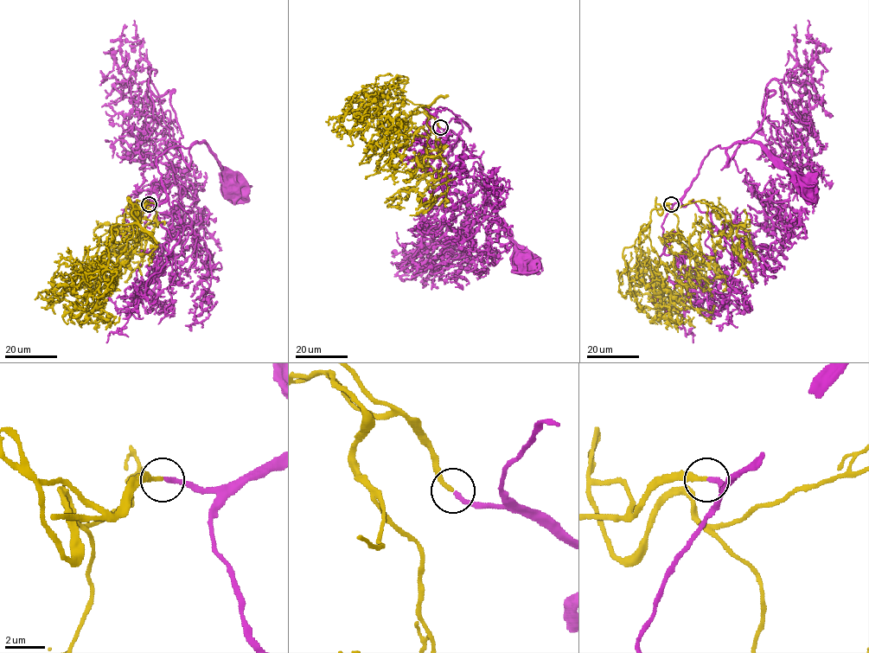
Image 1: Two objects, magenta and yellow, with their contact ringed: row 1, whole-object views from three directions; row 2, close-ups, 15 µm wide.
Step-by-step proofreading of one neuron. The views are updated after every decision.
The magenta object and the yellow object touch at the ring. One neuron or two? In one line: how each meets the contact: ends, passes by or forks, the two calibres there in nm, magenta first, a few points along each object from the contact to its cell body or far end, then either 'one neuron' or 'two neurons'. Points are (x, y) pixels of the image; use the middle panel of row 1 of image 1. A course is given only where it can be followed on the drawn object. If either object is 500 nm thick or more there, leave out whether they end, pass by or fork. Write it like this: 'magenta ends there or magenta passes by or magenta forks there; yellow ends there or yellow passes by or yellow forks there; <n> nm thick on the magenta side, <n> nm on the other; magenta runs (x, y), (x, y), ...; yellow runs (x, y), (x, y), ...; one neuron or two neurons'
magenta ends there; yellow ends there; 240 nm thick on the magenta side, 220 nm on the other; magenta runs (440, 127), (452, 130), (457, 137), (447, 160), (479, 182), (510, 240), (527, 260), (521, 260); yellow runs (440, 127), (424, 105), (396, 126), (391, 126), (399, 121), (380, 116), (378, 107), (371, 110); one neuron

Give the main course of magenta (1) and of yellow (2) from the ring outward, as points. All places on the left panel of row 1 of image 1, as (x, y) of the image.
1: (149, 204), (167, 199), (156, 159), (177, 145), (188, 148), (204, 142), (237, 181), (230, 182)
2: (149, 204), (131, 211), (132, 236), (107, 264), (120, 265), (99, 306), (107, 318), (88, 312), (79, 323)

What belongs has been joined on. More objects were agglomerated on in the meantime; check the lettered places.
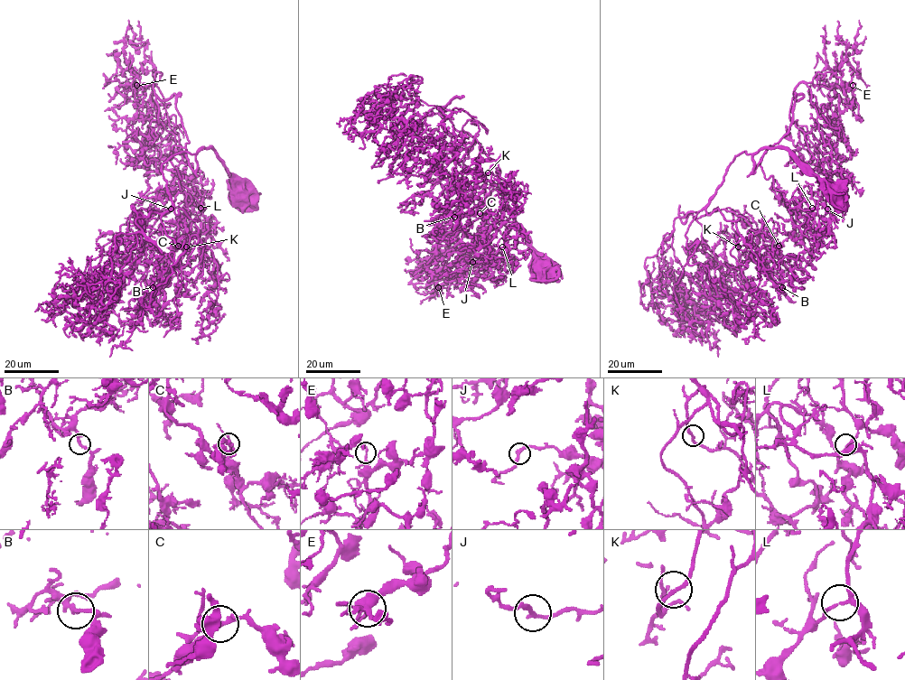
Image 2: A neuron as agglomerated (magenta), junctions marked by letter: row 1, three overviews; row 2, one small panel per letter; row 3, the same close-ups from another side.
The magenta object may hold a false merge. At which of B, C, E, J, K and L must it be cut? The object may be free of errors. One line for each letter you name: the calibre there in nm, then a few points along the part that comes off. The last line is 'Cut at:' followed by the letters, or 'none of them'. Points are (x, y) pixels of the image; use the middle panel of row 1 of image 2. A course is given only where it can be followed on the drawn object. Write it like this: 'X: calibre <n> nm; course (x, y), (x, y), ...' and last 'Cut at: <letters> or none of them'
Cut at: none of them

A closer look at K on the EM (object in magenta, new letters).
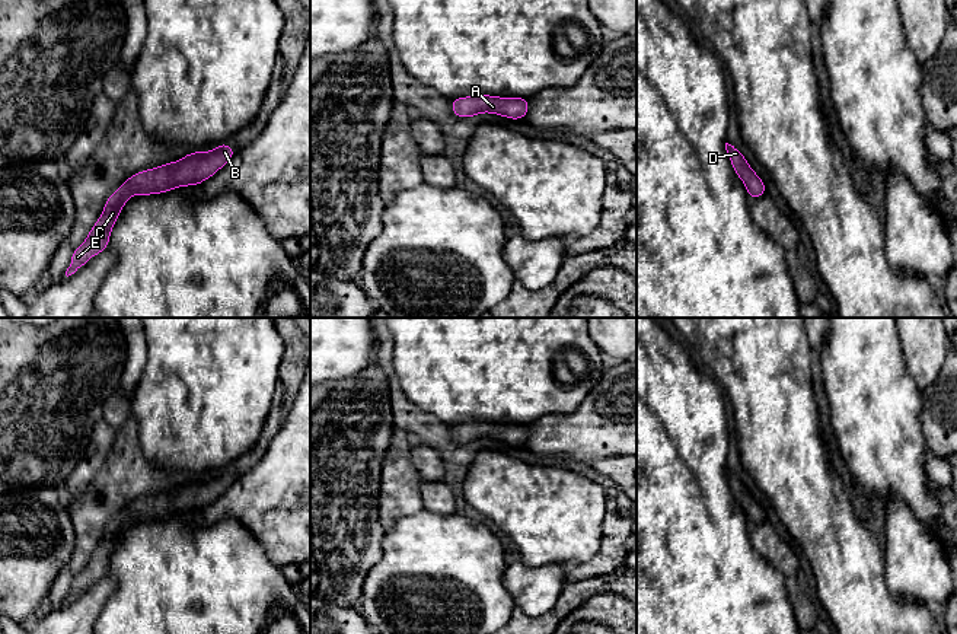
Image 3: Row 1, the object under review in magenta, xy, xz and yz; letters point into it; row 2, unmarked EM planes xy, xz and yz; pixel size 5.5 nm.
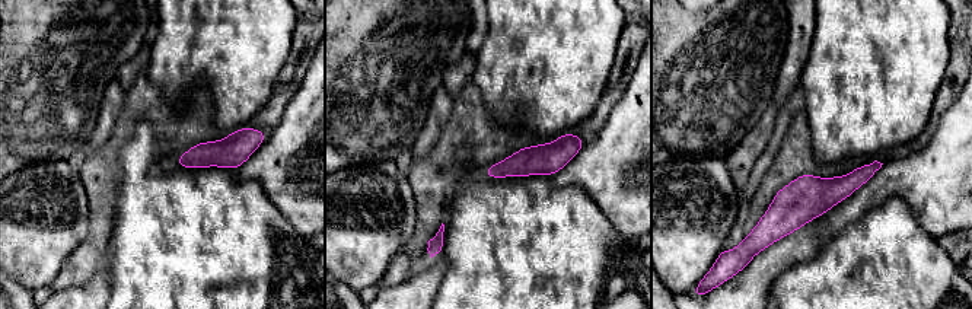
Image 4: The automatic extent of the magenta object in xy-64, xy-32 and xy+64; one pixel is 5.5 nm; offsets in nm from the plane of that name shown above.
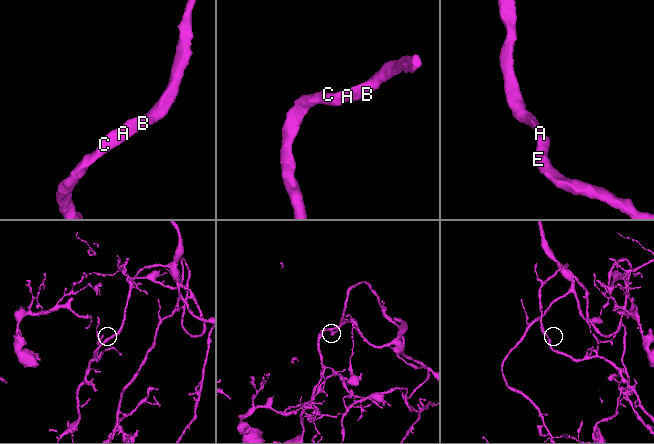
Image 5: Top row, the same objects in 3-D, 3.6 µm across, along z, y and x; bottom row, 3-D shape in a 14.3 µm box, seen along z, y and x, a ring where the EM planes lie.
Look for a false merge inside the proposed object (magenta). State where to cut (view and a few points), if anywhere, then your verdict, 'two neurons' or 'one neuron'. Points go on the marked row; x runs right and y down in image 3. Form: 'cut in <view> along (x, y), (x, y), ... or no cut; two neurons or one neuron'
no cut; one neuron

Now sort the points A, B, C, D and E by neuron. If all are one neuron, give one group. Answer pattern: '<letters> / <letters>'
A B C D E

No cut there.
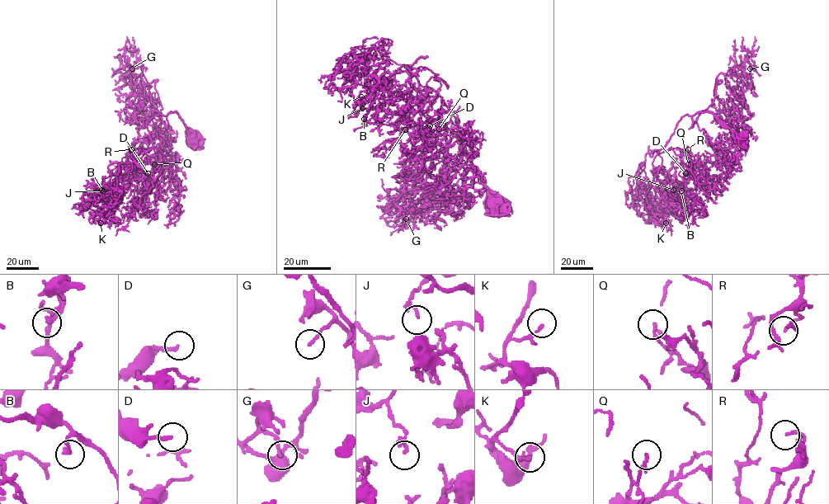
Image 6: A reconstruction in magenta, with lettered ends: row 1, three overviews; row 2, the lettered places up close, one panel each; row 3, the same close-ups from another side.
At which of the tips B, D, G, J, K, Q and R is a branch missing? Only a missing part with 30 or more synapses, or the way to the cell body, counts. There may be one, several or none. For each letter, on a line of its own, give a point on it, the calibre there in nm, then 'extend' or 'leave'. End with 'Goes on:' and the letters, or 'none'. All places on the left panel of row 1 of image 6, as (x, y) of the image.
B: (103, 190) | 240 nm | leave
D: (148, 173) | 170 nm | leave
G: (132, 68) | 130 nm | leave
J: (101, 190) | 150 nm | leave
K: (101, 223) | 110 nm | leave
Q: (154, 164) | 140 nm | leave
R: (131, 149) | 130 nm | leave
Goes on: none

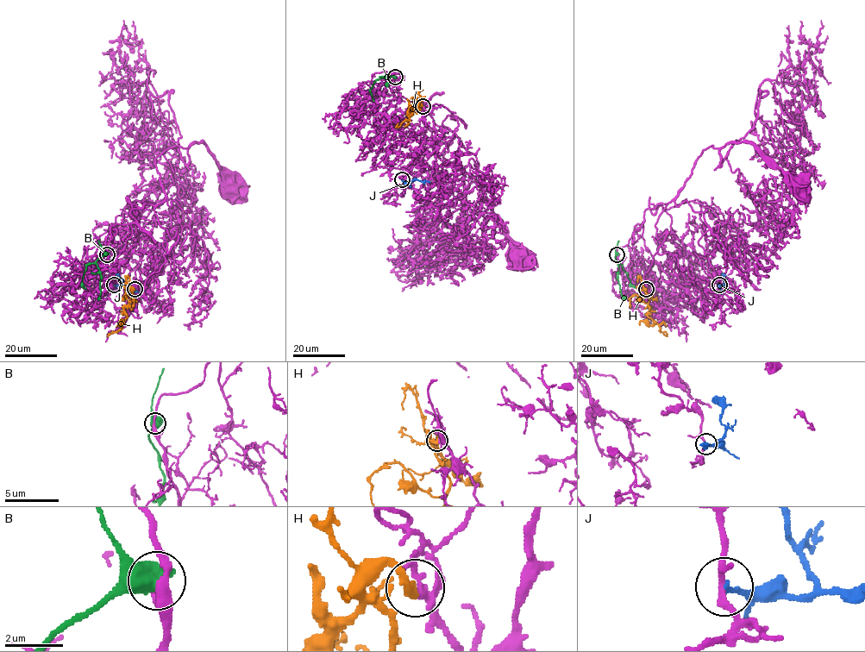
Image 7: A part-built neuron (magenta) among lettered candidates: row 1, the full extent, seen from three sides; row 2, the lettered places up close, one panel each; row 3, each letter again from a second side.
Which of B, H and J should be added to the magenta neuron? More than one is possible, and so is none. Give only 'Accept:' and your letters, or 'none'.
Accept: H

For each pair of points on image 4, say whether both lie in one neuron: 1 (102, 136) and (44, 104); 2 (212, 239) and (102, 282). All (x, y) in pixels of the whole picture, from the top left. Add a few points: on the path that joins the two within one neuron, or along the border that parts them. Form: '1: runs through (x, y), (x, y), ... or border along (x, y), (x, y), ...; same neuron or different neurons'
1: border along (102, 96), (88, 147); different neurons
2: border along (104, 266), (110, 273), (108, 293); different neurons

